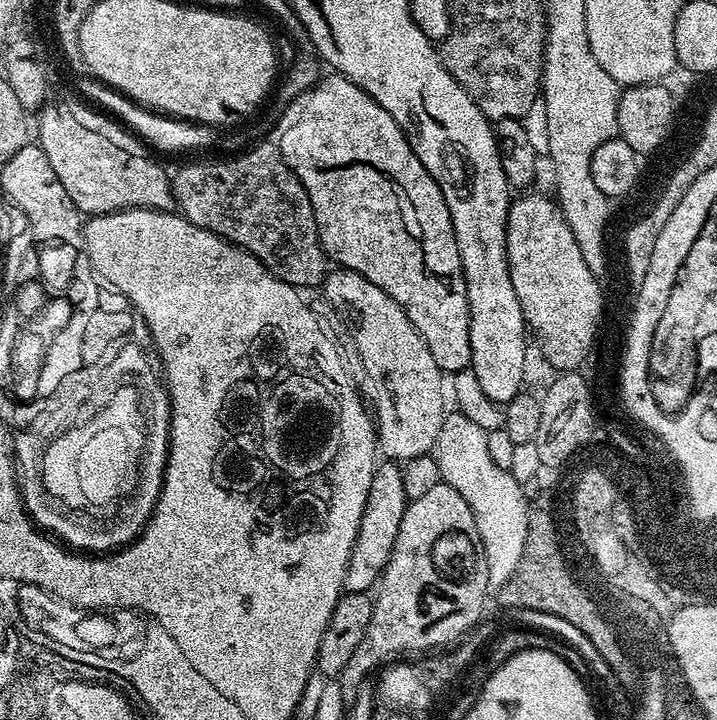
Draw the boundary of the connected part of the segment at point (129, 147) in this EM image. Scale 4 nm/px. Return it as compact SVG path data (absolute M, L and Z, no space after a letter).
M54 100L39 109L38 143L42 150L46 150L46 158L50 158L54 174L62 178L62 186L78 211L93 217L123 212L125 208L168 210L173 207L169 169L164 169L151 156L153 153L143 139L137 138L111 115L95 107L87 108L76 100Z

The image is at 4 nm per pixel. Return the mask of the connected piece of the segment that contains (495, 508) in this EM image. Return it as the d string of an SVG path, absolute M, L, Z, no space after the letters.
M452 410L444 417L444 425L436 439L434 455L438 462L440 479L443 483L454 486L462 498L466 498L466 506L474 514L474 522L478 526L478 534L482 546L486 550L486 566L488 567L489 589L498 590L510 582L514 570L518 570L518 562L522 562L522 550L526 545L526 498L525 489L513 478L509 469L499 464L492 457L492 448L488 445L489 433L482 430L482 426L474 426L470 418L466 418L459 410Z

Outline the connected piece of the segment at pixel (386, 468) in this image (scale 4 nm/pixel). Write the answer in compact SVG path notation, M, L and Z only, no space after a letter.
M384 462L379 465L370 482L370 494L360 523L360 533L354 542L350 562L346 568L344 592L368 592L377 587L378 581L390 554L394 550L394 540L398 538L398 526L402 526L402 514L408 505L408 495L402 486L401 465Z

